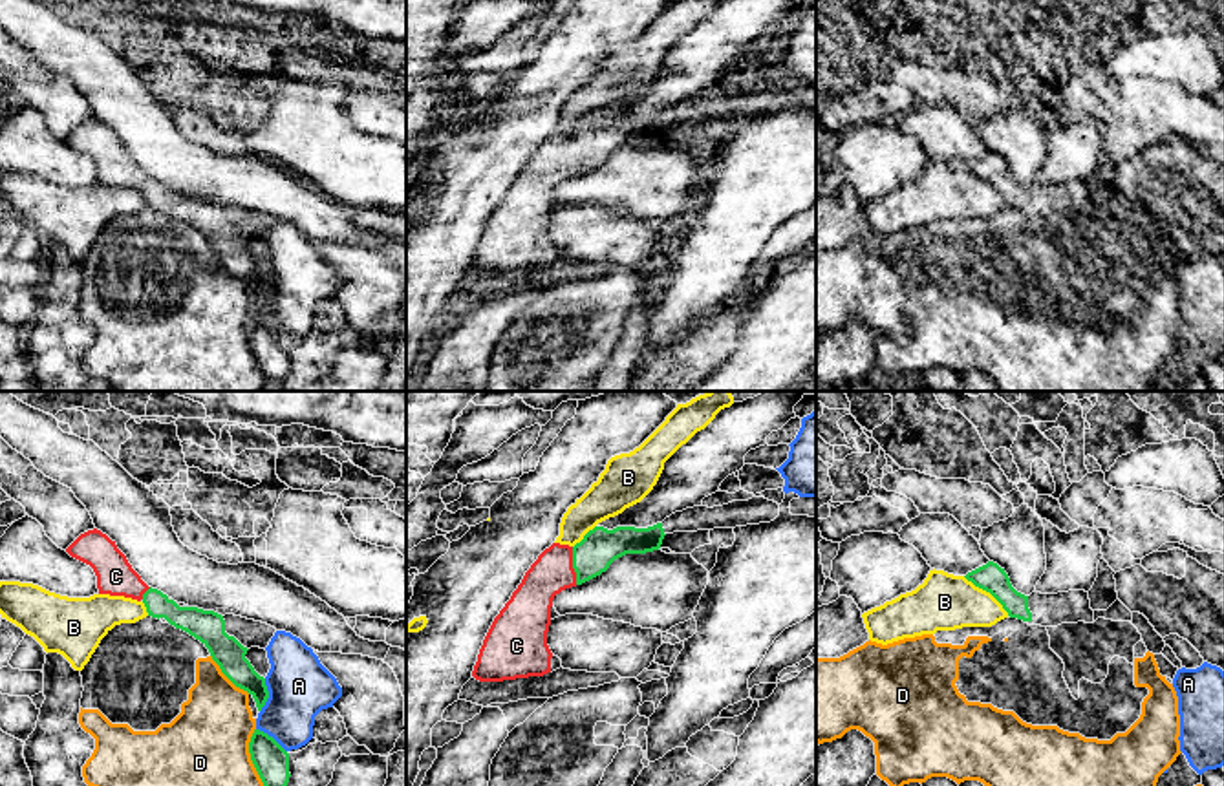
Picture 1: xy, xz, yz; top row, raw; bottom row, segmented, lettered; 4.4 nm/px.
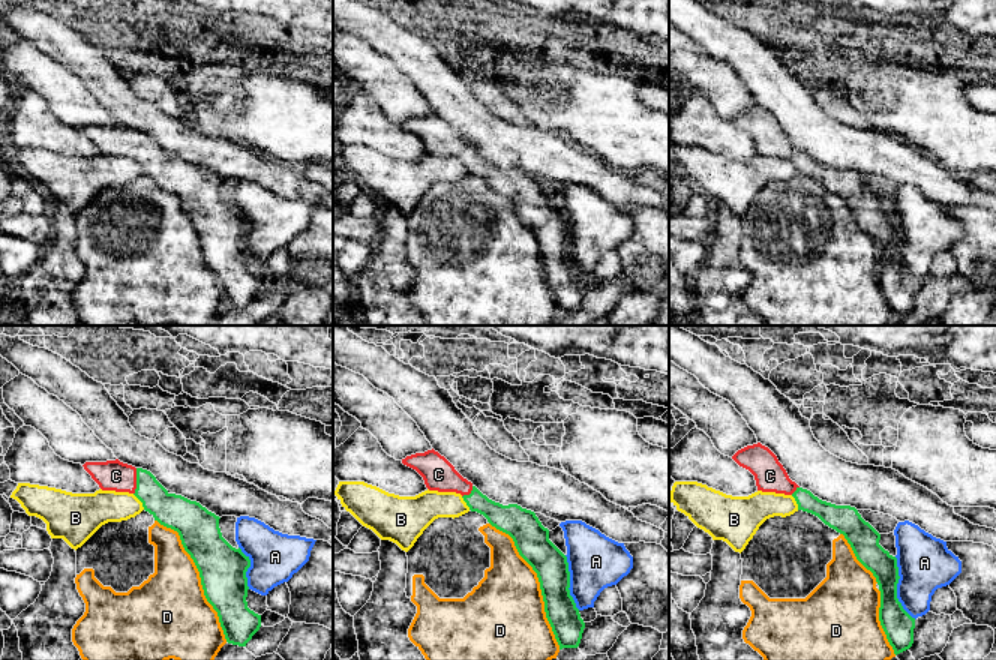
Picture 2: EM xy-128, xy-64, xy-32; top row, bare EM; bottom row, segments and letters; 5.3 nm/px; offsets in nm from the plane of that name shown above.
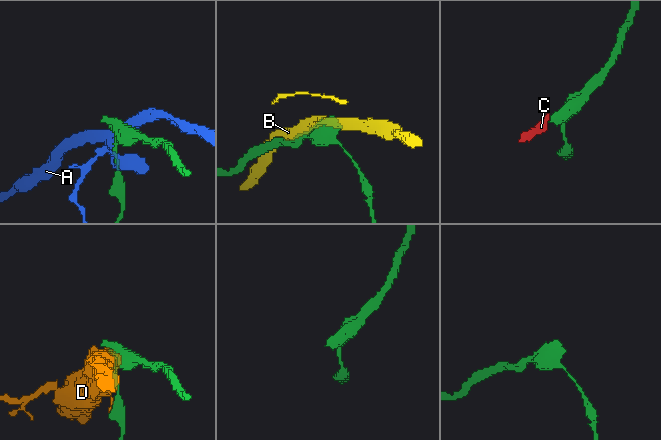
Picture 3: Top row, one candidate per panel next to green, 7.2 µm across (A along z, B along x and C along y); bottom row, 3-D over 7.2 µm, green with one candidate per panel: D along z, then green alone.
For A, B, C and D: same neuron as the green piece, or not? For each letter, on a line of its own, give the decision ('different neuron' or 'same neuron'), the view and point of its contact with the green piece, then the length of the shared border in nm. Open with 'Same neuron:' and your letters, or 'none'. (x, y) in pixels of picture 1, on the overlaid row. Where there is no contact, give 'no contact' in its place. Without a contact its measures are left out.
Same neuron: C
A: different neuron; contact xy (268, 695); length 150 nm
B: different neuron; contact yz (987, 591); length 260 nm
C: same neuron; contact xz (573, 565); length 170 nm
D: different neuron; contact xy (251, 757); length 260 nm

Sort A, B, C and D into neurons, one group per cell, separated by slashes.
A / B / C / D

